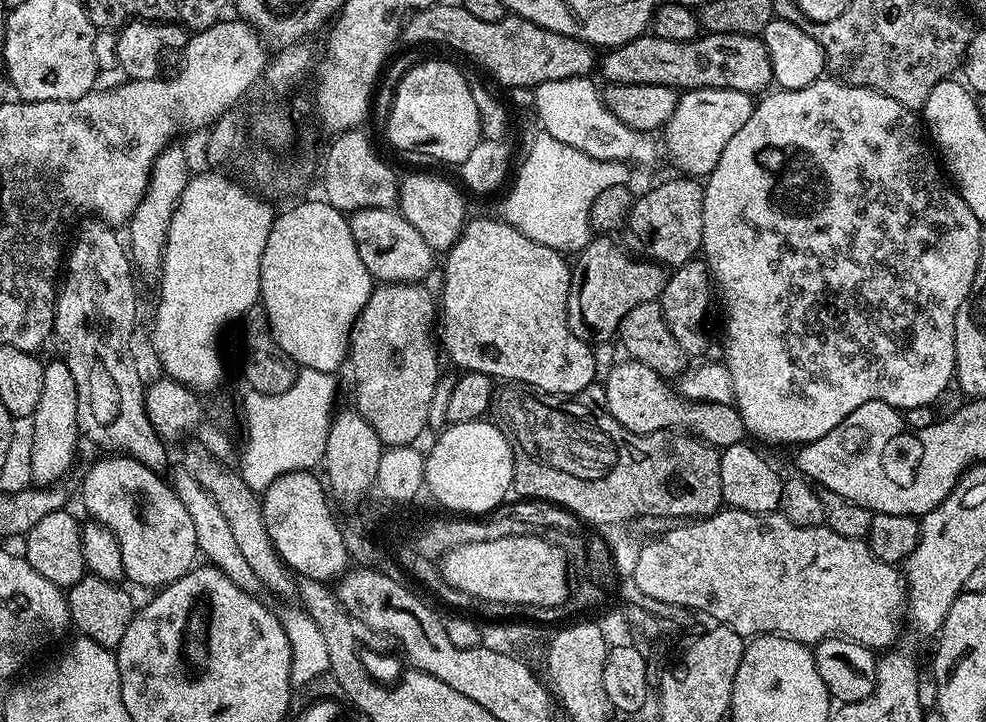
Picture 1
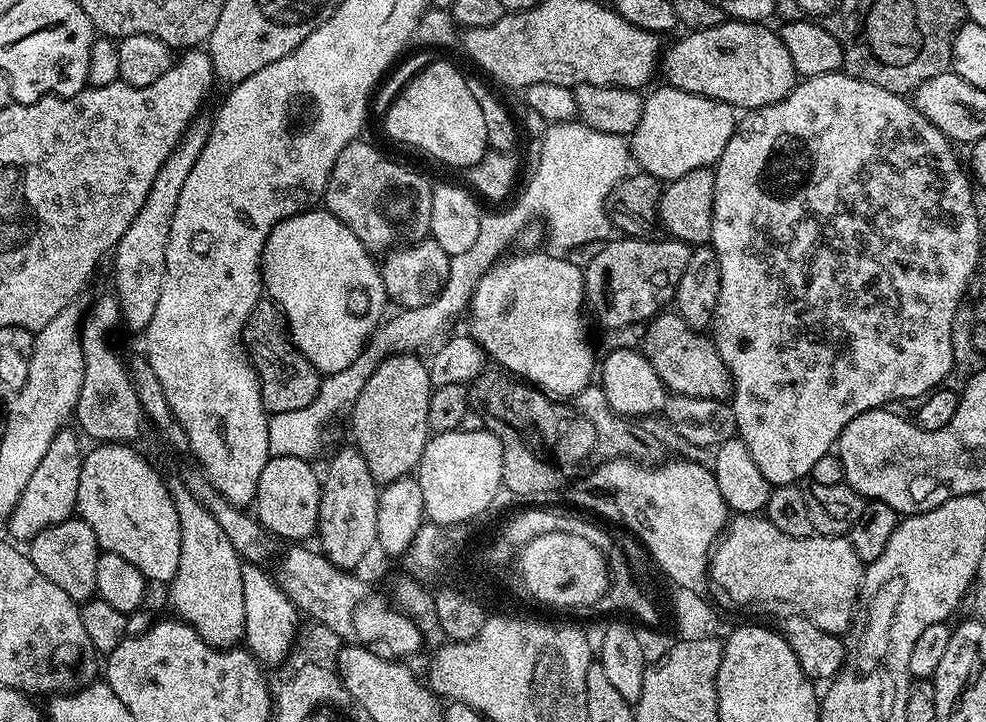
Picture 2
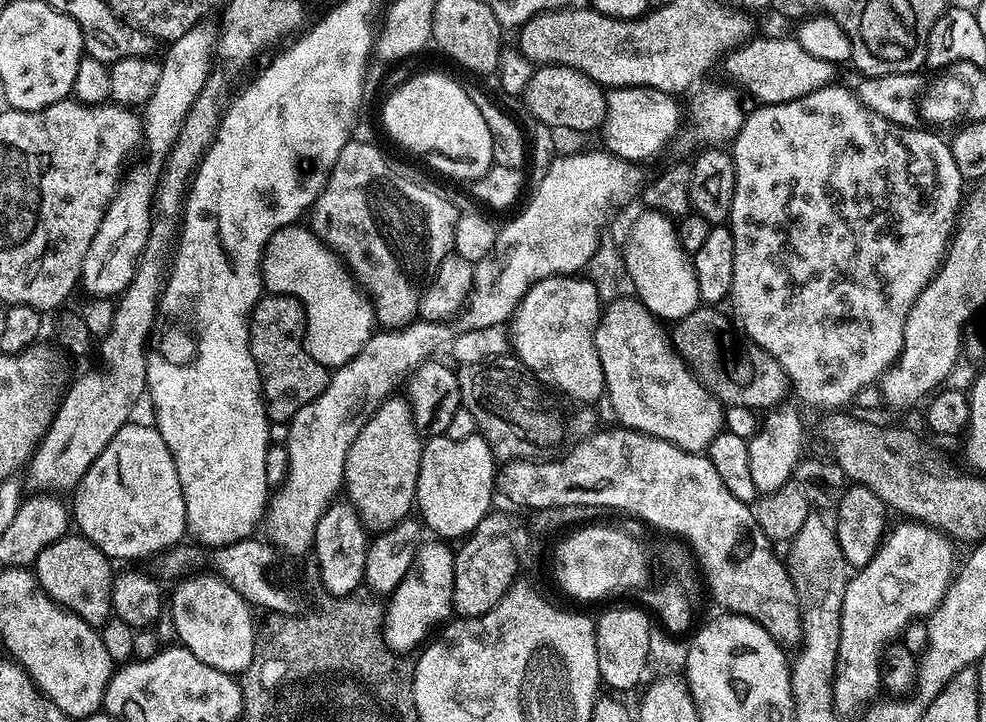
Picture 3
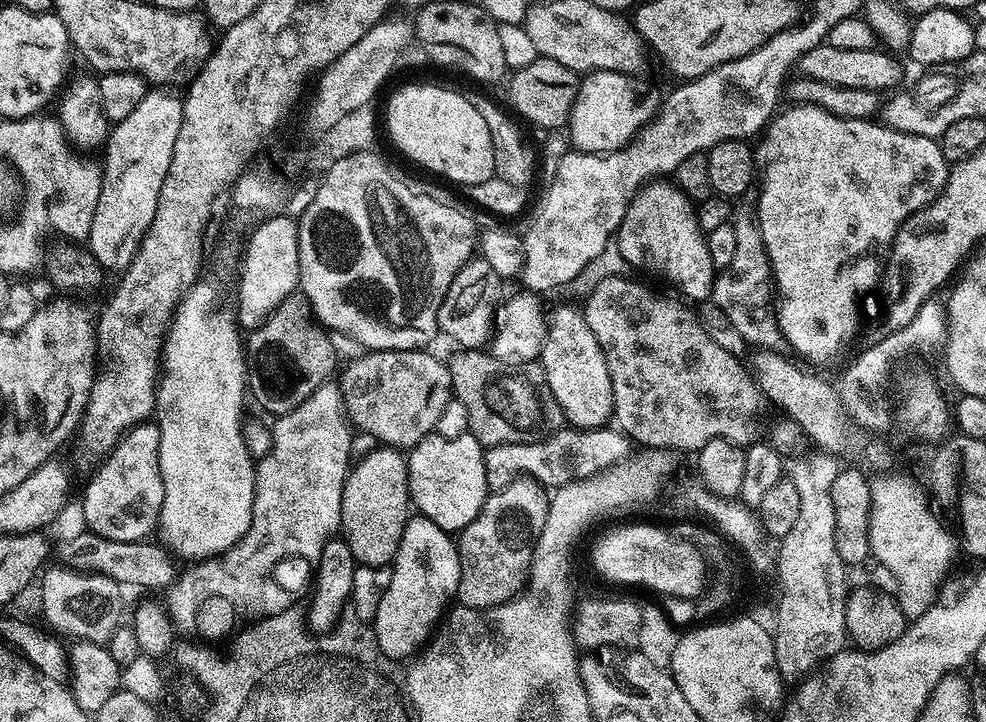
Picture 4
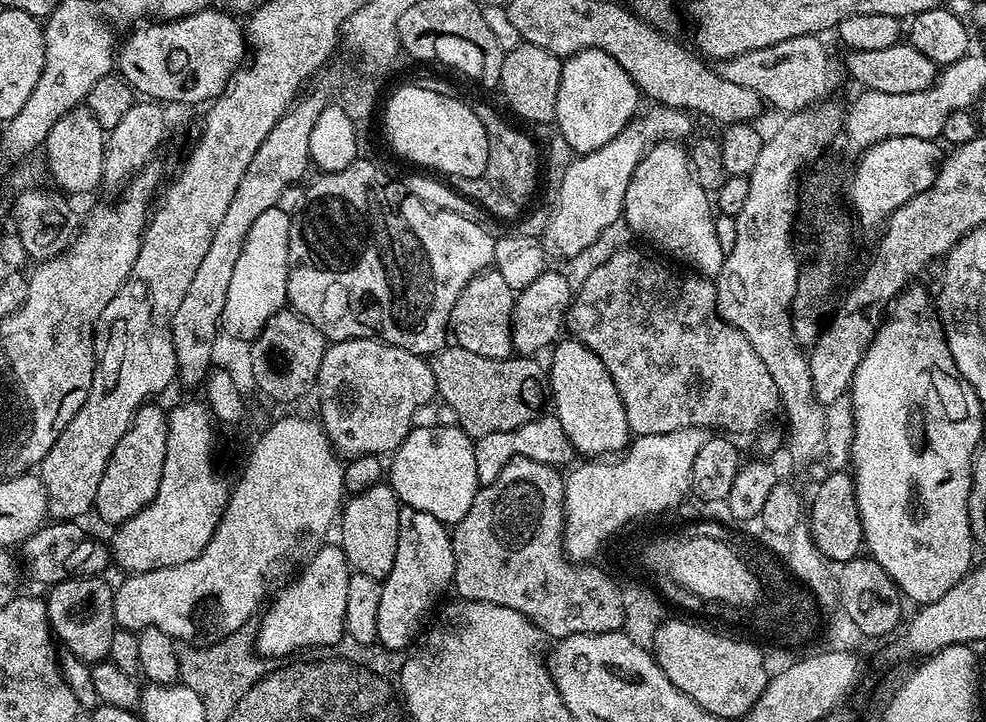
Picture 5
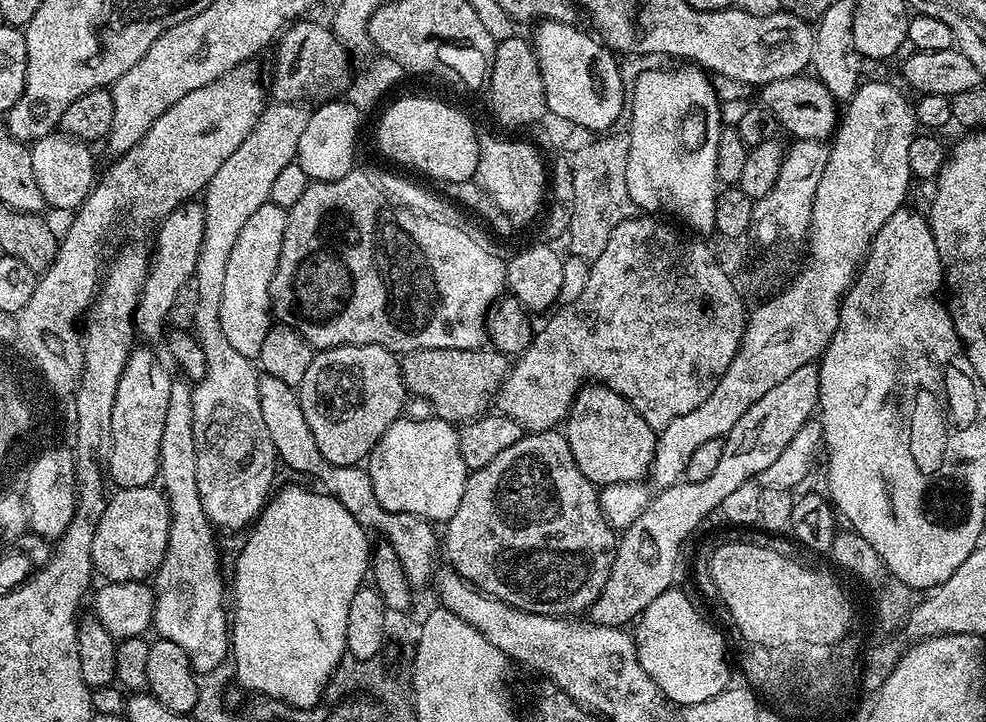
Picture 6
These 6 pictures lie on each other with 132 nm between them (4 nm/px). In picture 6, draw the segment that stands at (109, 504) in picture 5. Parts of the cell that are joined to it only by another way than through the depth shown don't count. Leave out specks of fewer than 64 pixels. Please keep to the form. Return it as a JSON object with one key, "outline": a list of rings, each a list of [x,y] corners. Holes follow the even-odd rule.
{"outline":[[[133,347],[118,382],[114,414],[110,418],[112,453],[108,463],[111,483],[117,489],[146,488],[160,470],[162,432],[166,430],[166,406],[170,406],[170,386],[174,379],[164,364],[148,348]]]}

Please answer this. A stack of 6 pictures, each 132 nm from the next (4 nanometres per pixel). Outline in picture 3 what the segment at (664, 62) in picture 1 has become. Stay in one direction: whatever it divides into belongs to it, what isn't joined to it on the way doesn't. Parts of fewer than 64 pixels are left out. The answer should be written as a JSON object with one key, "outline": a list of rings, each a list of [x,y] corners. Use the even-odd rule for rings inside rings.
{"outline":[[[758,36],[732,48],[722,60],[724,72],[737,84],[735,87],[745,88],[756,102],[785,104],[833,83],[835,76],[832,75],[838,72],[837,65],[806,54],[795,38],[783,40],[780,36]]]}

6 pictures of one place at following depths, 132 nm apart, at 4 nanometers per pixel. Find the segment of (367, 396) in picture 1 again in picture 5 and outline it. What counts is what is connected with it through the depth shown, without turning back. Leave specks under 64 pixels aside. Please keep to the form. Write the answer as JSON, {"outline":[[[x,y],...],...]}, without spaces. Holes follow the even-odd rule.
{"outline":[[[387,482],[376,483],[345,499],[338,517],[338,547],[343,550],[352,572],[370,574],[370,578],[381,582],[387,578],[394,569],[395,555],[398,554],[398,518],[401,513],[400,499]]]}

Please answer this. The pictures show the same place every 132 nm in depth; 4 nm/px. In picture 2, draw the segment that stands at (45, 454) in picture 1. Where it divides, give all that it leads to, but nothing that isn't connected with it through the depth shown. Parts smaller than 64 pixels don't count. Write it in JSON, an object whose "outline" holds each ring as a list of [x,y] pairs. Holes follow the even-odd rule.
{"outline":[[[61,430],[54,438],[54,442],[50,442],[46,455],[42,458],[42,462],[38,462],[34,475],[30,477],[30,483],[26,485],[26,490],[22,490],[18,506],[14,506],[11,516],[8,517],[6,531],[13,541],[30,542],[42,530],[58,526],[58,522],[73,519],[78,498],[78,478],[82,474],[85,453],[80,452],[81,437],[75,431],[74,433],[68,431]]]}

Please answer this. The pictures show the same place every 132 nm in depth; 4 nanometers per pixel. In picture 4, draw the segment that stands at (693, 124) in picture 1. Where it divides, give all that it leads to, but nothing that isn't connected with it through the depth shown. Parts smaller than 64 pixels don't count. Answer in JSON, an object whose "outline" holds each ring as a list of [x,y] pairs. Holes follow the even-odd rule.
{"outline":[[[593,71],[581,79],[580,89],[566,125],[573,149],[597,154],[618,152],[623,150],[642,128],[651,124],[653,116],[660,110],[661,93],[639,84],[635,78],[632,74]]]}

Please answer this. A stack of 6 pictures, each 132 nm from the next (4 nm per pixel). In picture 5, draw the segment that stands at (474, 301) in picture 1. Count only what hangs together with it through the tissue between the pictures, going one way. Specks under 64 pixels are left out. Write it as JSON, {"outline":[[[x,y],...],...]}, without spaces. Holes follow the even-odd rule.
{"outline":[[[575,338],[557,339],[551,349],[552,368],[550,364],[550,404],[553,404],[554,415],[562,422],[562,430],[566,430],[566,438],[570,438],[573,449],[580,452],[584,458],[608,458],[620,454],[628,448],[634,433],[626,418],[626,406],[622,406],[622,398],[618,394],[618,386],[614,386],[614,378],[610,378],[610,370],[587,348],[584,343]]]}

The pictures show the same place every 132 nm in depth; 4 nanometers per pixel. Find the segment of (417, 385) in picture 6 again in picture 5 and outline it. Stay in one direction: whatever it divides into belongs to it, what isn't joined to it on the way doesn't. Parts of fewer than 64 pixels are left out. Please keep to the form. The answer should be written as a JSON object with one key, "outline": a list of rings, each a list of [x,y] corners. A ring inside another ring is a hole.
{"outline":[[[445,346],[440,351],[432,353],[430,357],[439,399],[444,399],[452,407],[452,412],[456,415],[455,423],[472,437],[473,441],[486,434],[498,434],[502,430],[518,430],[518,426],[526,426],[526,422],[541,415],[543,408],[540,407],[546,404],[546,368],[538,361],[536,358],[499,360],[473,354],[472,351],[459,346]]]}

